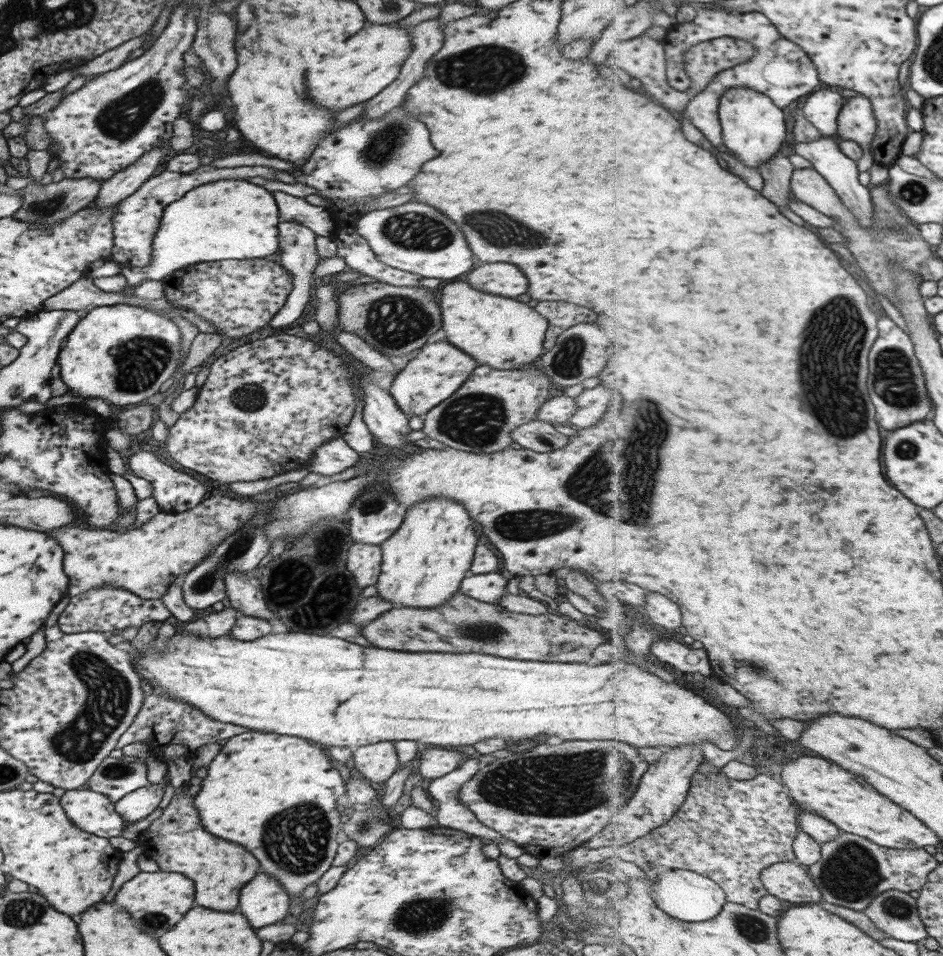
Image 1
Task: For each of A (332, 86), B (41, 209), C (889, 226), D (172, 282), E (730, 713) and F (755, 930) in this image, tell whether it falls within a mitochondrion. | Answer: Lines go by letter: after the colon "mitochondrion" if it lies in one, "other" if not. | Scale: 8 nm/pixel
A: other
B: mitochondrion
C: mitochondrion
D: other
E: other
F: mitochondrion

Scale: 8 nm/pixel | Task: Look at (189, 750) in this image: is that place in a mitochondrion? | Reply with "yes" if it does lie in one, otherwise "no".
no

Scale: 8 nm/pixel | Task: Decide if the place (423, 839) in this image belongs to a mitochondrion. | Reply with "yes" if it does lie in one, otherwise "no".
no

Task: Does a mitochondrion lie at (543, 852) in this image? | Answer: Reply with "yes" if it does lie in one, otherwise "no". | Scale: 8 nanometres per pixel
no

